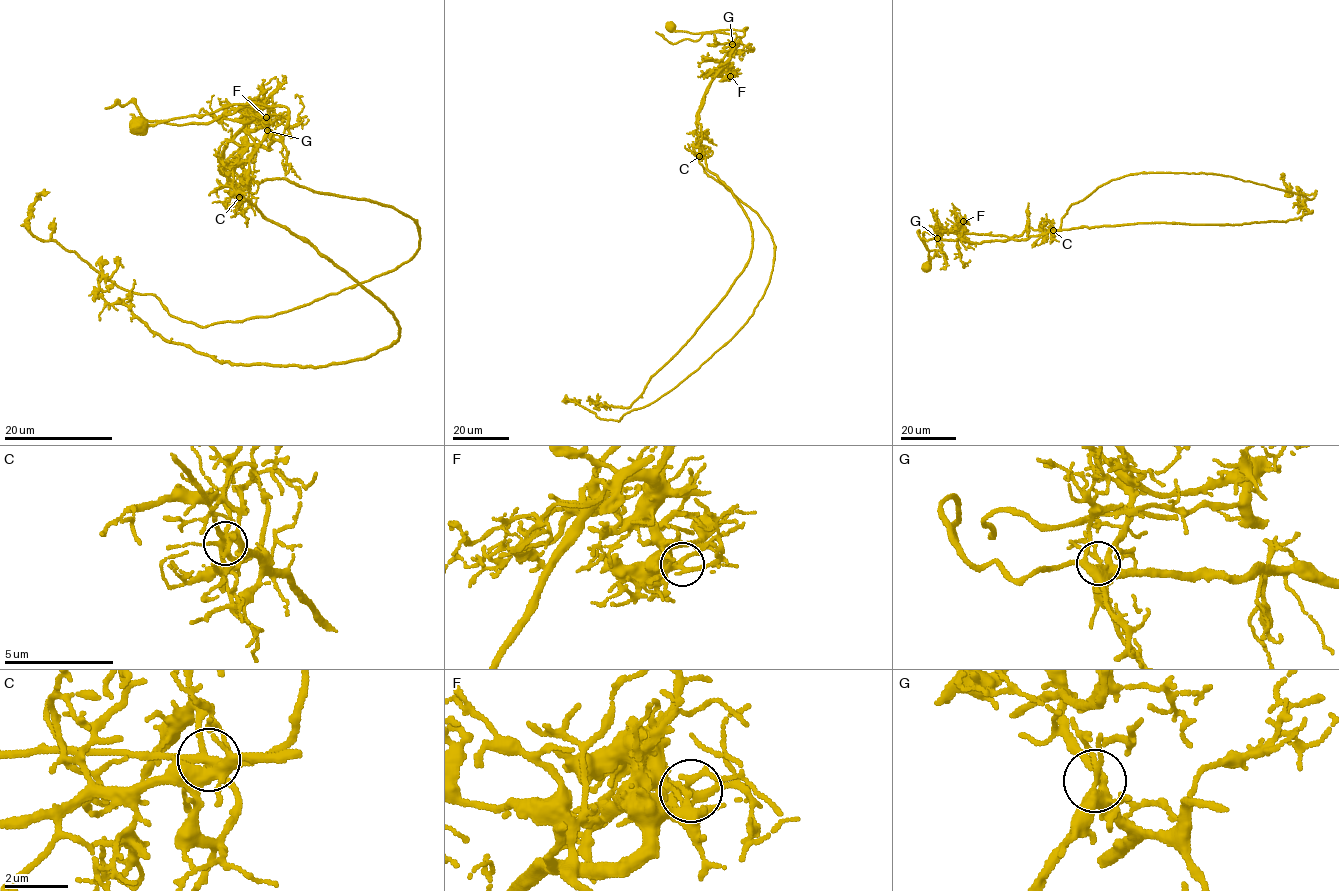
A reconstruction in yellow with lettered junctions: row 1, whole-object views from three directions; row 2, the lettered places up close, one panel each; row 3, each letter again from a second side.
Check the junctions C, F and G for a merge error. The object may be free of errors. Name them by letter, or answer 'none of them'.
C

